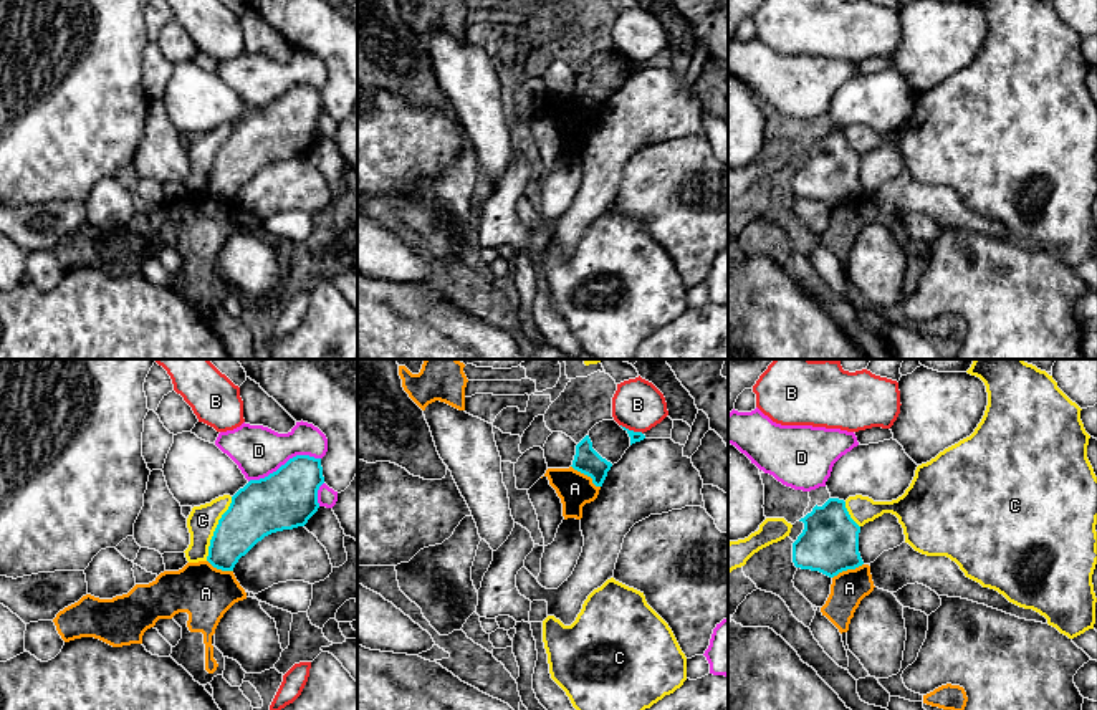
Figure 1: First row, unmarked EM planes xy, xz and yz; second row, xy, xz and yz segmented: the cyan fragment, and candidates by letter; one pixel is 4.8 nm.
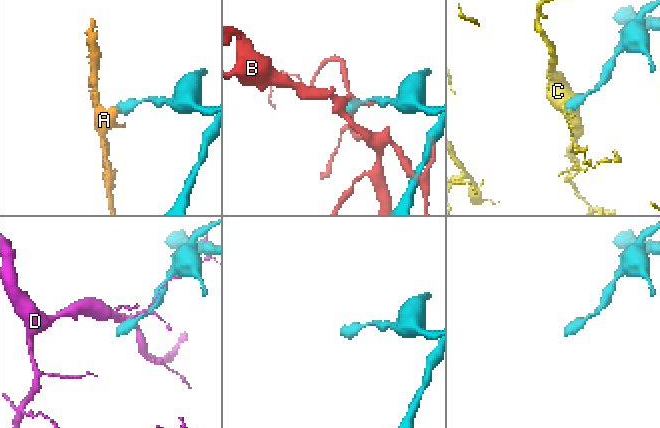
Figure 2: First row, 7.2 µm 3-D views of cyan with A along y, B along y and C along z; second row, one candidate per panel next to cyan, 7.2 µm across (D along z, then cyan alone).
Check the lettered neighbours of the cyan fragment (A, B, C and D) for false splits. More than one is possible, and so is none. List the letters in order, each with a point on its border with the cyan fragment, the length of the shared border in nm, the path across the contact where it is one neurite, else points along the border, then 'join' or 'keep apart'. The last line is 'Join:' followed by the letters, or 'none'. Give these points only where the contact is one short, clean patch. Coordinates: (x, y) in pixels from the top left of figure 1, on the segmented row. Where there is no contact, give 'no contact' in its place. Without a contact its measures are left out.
A: contact xz (586, 474); length 180 nm; border xz (571, 465), (599, 487); keep apart
B: contact xz (632, 431); length 120 nm; keep apart
C: contact xy (215, 528); length 340 nm; keep apart
D: contact xy (285, 464); length 380 nm; keep apart
Join: none

